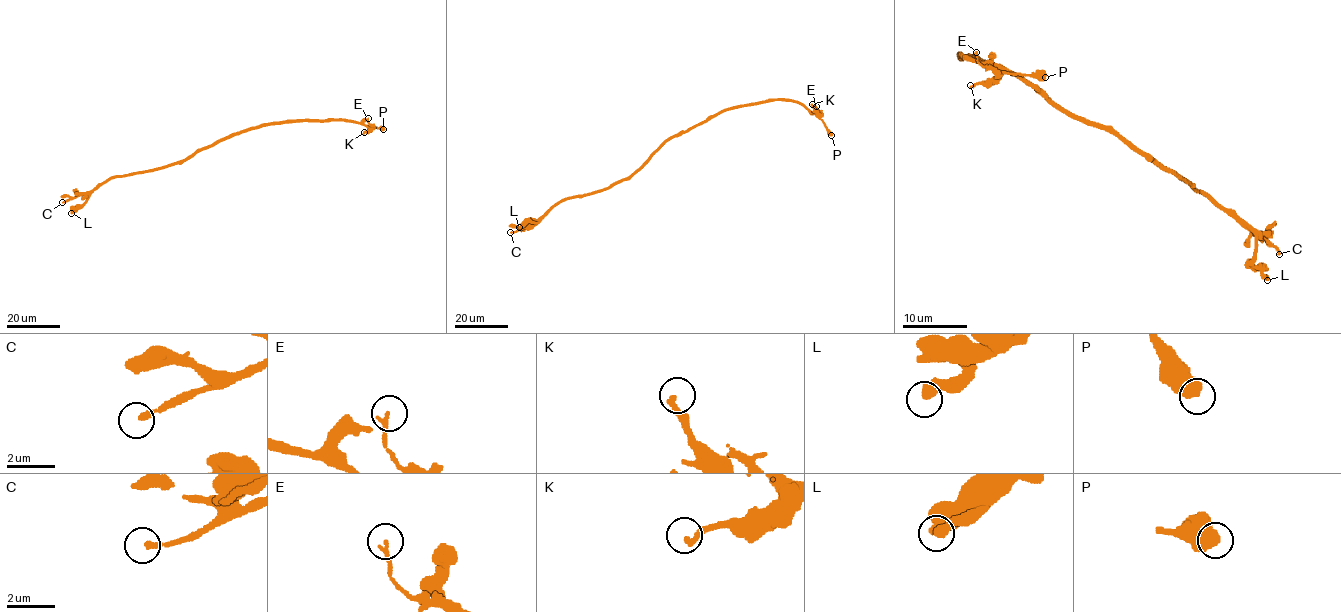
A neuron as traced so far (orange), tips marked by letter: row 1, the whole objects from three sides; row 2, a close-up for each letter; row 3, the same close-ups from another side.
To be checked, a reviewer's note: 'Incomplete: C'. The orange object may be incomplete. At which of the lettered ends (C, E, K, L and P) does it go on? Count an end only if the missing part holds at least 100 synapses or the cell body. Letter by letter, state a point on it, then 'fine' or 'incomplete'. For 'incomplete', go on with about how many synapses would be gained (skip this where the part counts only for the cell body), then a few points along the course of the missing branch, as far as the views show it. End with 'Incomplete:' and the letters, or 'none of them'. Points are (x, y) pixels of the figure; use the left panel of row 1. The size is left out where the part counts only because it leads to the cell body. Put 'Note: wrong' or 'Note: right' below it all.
C: at (62, 202); incomplete
E: at (368, 118); fine
K: at (364, 132); fine
L: at (71, 213); fine
P: at (383, 129); fine
Incomplete: C
Note: right

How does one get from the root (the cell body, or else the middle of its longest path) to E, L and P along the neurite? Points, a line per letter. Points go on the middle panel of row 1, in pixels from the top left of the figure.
E: (665, 142), (734, 108), (792, 100), (819, 115), (816, 106)
L: (665, 142), (629, 177), (603, 189), (562, 199), (538, 222), (526, 221), (519, 227)
P: (665, 142), (726, 110), (774, 100), (803, 104), (823, 122), (831, 135)

